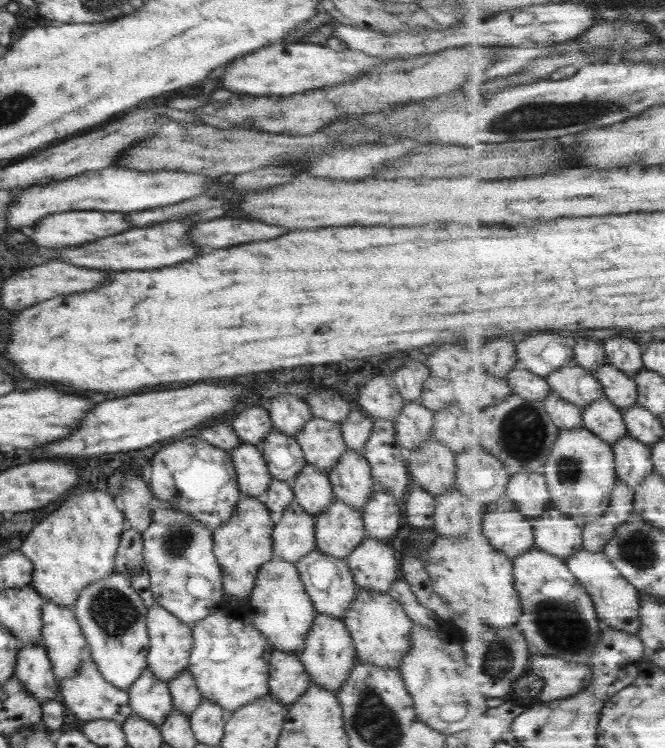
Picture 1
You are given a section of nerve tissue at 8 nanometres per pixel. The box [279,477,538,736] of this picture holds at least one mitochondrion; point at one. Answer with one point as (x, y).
(498, 659)

